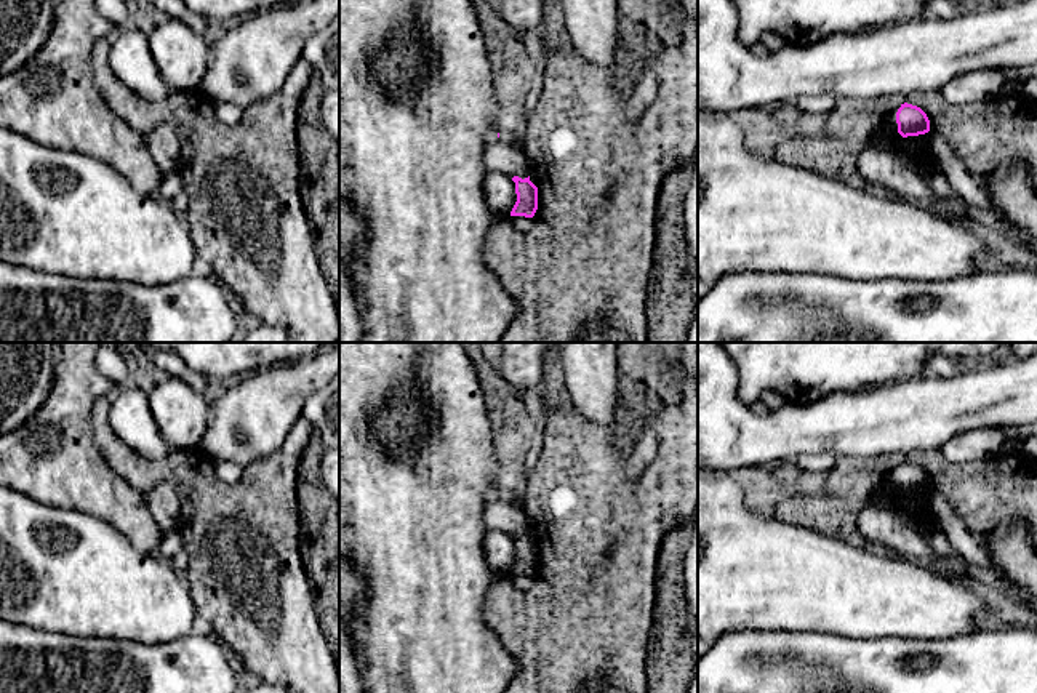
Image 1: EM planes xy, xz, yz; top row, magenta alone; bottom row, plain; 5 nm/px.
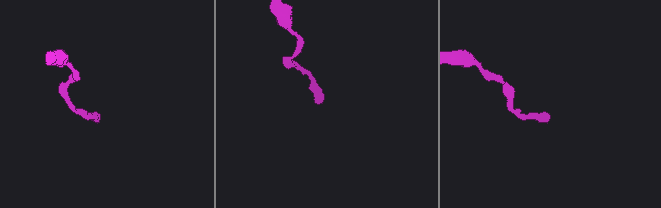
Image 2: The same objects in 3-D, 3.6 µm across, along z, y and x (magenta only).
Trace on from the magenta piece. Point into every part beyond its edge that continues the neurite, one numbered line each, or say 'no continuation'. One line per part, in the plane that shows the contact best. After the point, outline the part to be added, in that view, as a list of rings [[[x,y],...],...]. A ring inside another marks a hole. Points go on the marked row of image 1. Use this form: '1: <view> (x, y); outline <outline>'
no continuation

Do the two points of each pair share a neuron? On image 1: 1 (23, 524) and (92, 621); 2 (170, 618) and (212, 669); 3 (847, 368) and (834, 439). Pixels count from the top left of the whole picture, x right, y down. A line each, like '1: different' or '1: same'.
1: same
2: different
3: different

